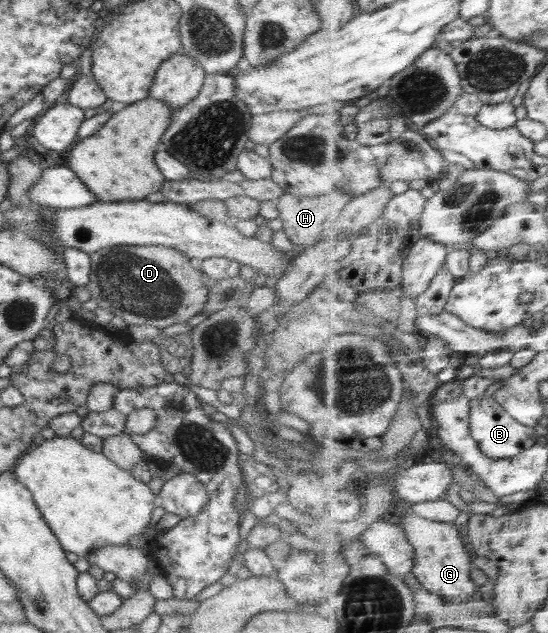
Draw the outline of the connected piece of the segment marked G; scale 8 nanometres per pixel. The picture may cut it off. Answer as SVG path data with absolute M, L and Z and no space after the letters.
M398 504L393 513L398 518L401 514L406 514L402 527L406 529L408 541L416 548L413 573L428 592L438 594L452 603L468 602L480 597L480 587L472 579L474 559L467 551L467 544L462 539L460 530L452 522L436 522L423 518L415 514L411 505Z

